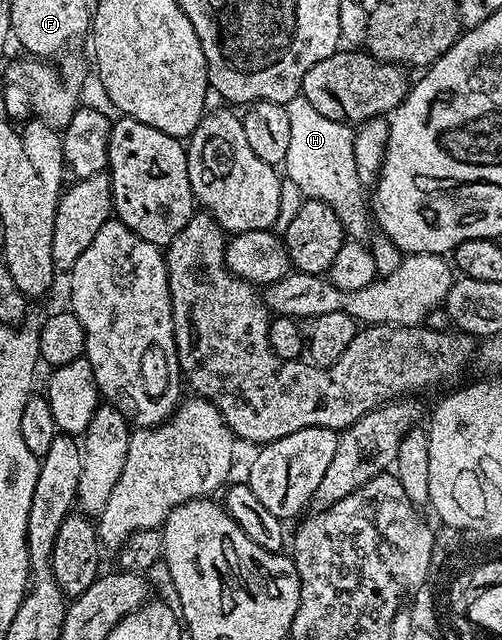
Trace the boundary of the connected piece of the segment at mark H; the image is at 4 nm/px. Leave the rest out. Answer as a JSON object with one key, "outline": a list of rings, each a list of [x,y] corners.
{"outline":[[[301,94],[287,102],[285,108],[289,117],[289,145],[286,158],[281,163],[284,177],[294,182],[304,197],[313,197],[331,204],[334,212],[337,213],[338,220],[341,222],[344,237],[348,241],[366,243],[375,229],[375,221],[369,213],[368,199],[367,202],[365,200],[366,187],[363,187],[360,177],[357,176],[353,151],[354,129],[348,123],[329,120]]]}

